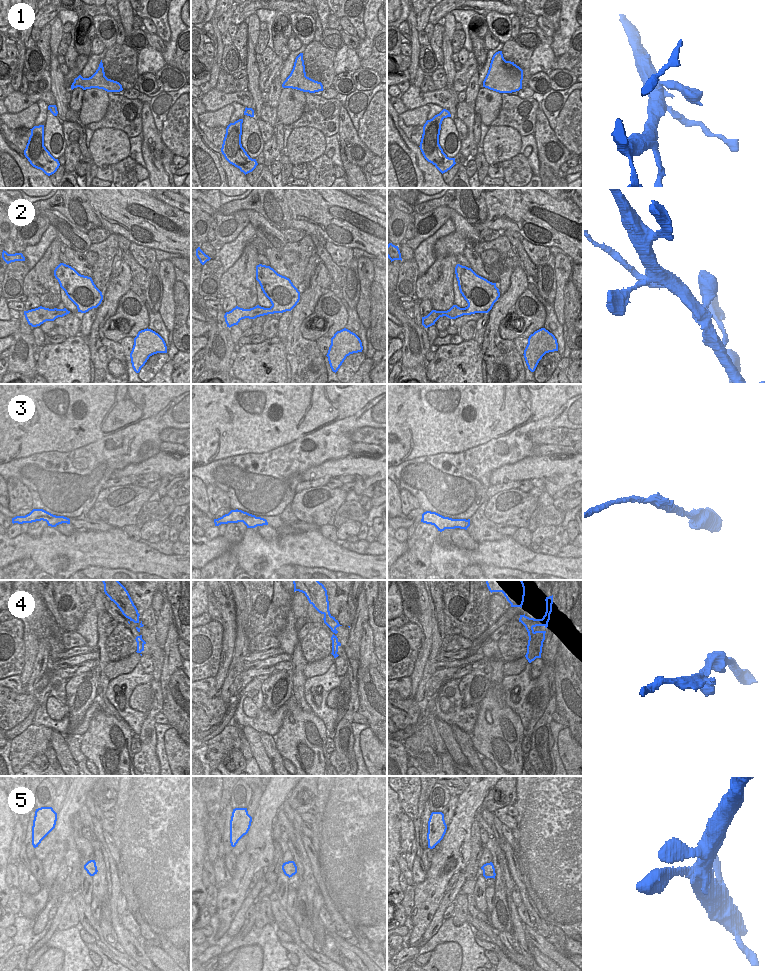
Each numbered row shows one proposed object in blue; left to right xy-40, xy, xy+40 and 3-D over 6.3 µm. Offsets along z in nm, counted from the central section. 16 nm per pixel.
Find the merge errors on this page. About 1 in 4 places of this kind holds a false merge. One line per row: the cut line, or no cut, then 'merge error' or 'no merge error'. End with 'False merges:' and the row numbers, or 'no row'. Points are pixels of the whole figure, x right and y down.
1: no cut; no merge error
2: cut in xy along (255, 306), (257, 310), (250, 318); merge error
3: cut in xy+40 along (447, 519), (432, 524); merge error
4: no cut; no merge error
5: no cut; no merge error
False merges: 2, 3

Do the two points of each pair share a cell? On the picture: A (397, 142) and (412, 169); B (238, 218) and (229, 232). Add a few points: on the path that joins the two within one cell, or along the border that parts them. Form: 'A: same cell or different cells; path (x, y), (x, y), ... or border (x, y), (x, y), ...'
A: same cell; path (398, 149), (398, 155), (405, 162)
B: same cell; path (236, 221), (229, 229)

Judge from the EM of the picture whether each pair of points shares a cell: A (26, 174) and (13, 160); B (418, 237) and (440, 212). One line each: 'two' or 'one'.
A: one
B: one

